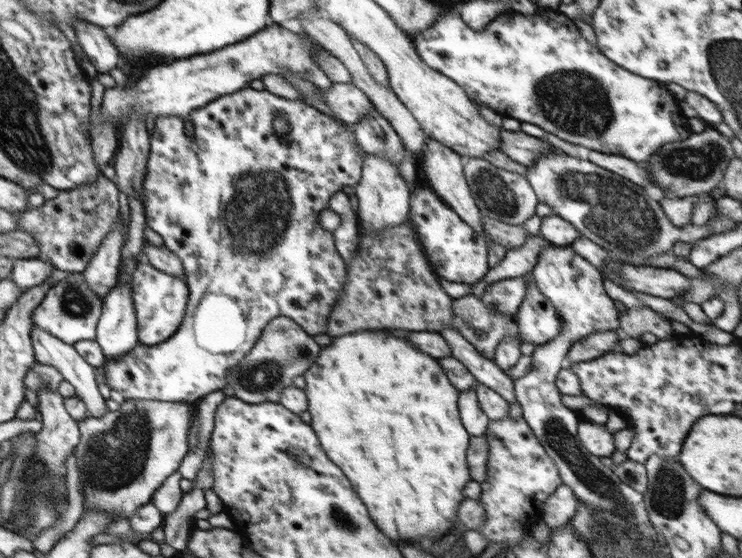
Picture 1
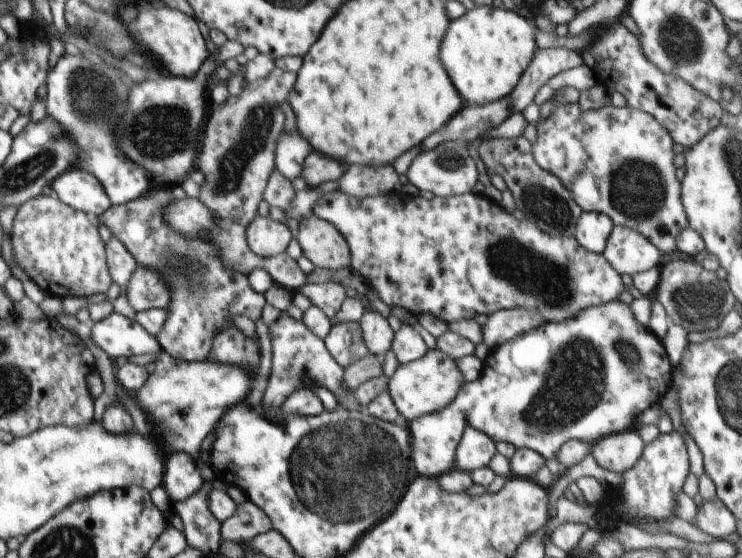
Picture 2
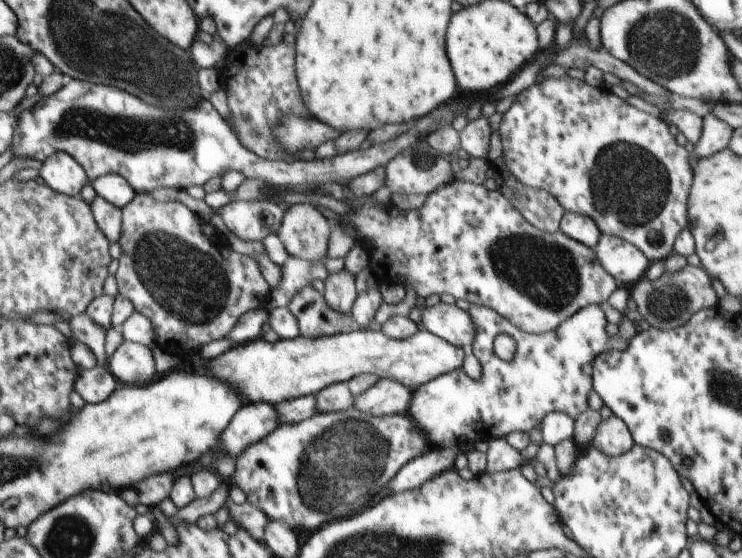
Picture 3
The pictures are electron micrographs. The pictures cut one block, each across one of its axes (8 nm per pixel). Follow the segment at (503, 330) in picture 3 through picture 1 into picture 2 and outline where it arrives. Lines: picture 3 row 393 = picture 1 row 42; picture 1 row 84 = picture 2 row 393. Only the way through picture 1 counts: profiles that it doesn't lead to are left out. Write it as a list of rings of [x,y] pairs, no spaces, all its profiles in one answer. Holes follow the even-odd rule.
[[[619,299],[586,308],[564,323],[545,323],[504,342],[486,356],[482,373],[472,382],[462,382],[456,398],[442,410],[407,424],[412,438],[411,458],[418,474],[427,478],[444,475],[454,466],[456,448],[467,427],[474,428],[495,442],[528,448],[542,458],[554,459],[564,442],[582,440],[592,446],[604,436],[635,429],[635,421],[646,408],[657,404],[672,386],[673,366],[661,342],[651,330],[639,324],[628,304]],[[616,344],[630,344],[638,352],[638,362],[626,362]]]

